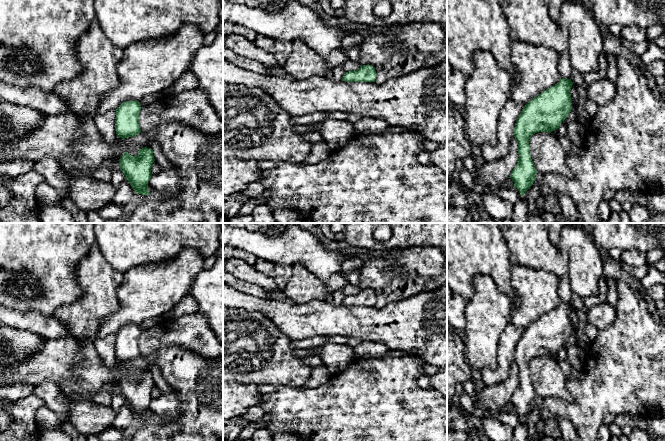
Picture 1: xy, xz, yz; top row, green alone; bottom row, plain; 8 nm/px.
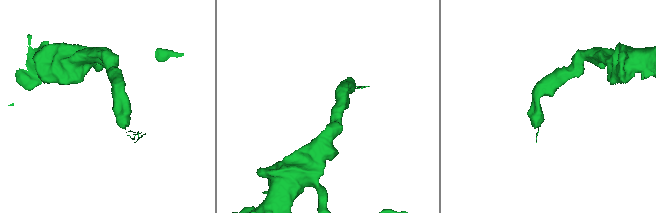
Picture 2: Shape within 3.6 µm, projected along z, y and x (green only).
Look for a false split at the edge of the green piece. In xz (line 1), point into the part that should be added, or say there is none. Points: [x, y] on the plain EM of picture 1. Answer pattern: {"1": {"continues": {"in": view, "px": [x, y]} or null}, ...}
{"1": {"continues": null}}

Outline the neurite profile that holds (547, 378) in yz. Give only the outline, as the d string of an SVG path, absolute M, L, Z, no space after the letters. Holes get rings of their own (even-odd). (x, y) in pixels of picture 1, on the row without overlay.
M537 356L529 362L529 369L531 383L538 396L543 399L557 397L566 402L573 401L567 387L568 380L558 360L547 356Z

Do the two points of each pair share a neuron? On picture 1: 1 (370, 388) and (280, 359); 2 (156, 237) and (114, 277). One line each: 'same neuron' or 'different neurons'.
1: different neurons
2: different neurons

